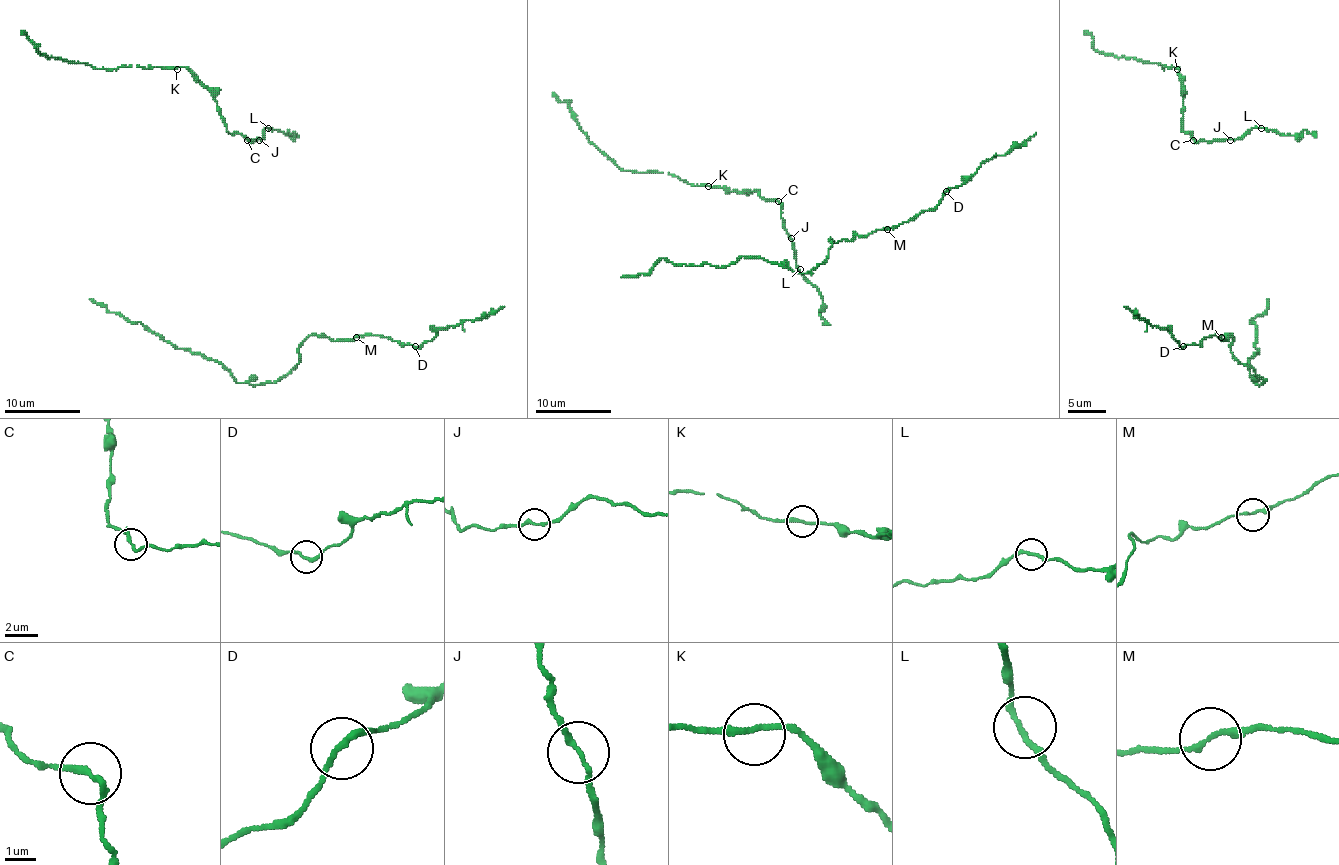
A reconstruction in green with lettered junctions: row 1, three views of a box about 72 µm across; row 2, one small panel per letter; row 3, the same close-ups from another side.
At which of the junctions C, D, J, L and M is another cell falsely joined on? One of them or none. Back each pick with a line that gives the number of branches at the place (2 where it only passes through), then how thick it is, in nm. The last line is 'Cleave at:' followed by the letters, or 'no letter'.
Cleave at: no letter

